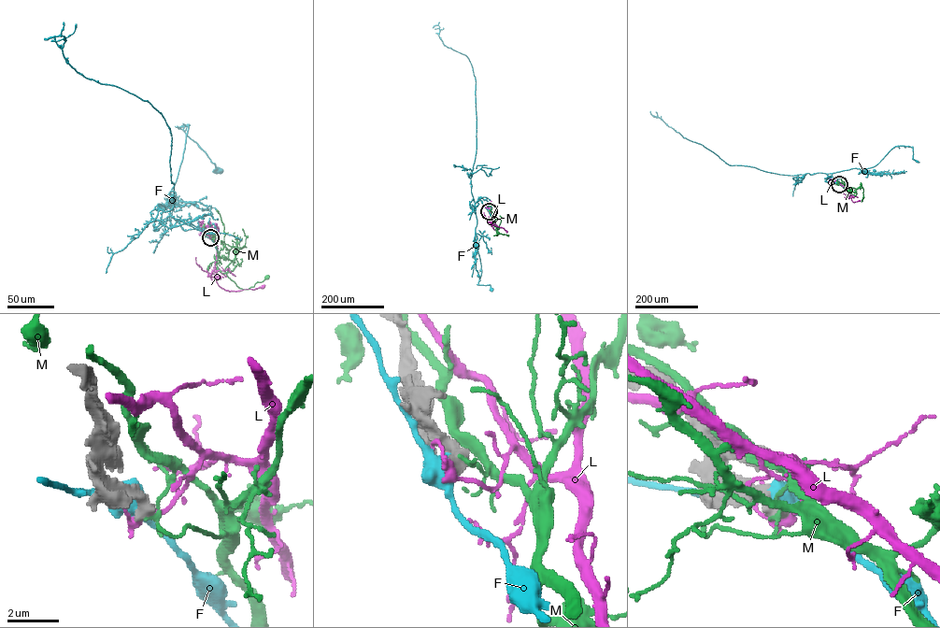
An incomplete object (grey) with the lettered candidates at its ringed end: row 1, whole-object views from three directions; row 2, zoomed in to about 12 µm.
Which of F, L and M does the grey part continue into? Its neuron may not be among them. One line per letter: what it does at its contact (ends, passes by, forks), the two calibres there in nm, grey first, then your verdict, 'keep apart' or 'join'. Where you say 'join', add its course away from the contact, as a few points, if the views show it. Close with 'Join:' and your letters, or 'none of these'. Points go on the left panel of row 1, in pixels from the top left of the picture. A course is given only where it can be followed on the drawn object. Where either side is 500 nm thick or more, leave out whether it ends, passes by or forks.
F: 650 nm thick on the grey side, 700 nm on the other; keep apart
L: 550 nm thick on the grey side, 280 nm on the other; keep apart
M: 550 nm thick on the grey side, 170 nm on the other; keep apart
Join: none of these

